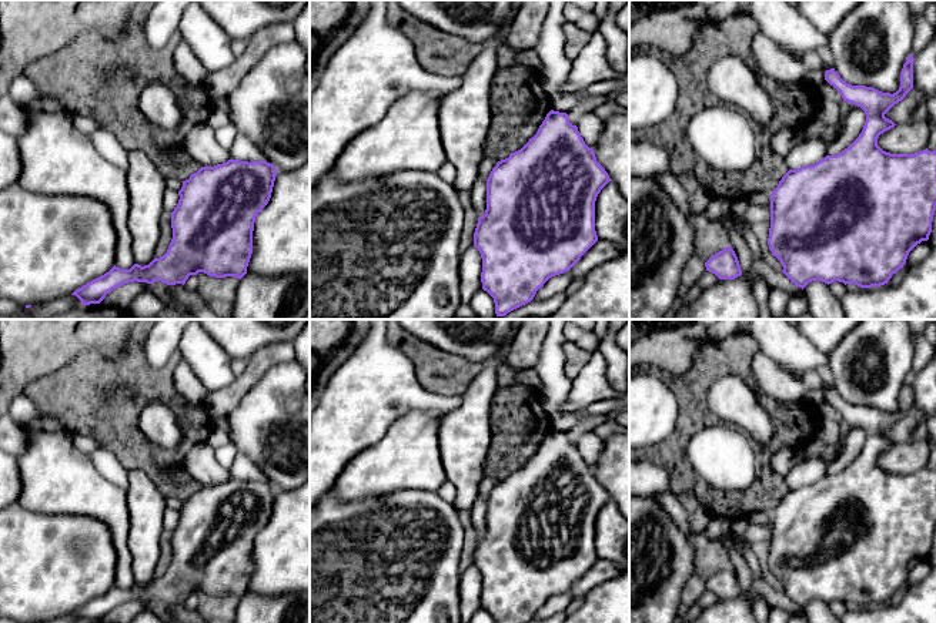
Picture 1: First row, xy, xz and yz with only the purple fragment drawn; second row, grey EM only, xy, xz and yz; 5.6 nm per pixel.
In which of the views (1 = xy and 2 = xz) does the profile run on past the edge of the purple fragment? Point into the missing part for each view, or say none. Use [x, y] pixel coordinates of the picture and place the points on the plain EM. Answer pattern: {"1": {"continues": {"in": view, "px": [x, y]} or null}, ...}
{"1": {"continues": null}, "2": {"continues": null}}

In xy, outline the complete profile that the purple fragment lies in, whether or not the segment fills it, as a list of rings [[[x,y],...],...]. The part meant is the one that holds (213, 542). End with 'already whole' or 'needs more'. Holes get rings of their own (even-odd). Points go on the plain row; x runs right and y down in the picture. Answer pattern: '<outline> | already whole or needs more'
[[[228,479],[214,486],[201,486],[197,492],[191,493],[188,499],[183,500],[183,506],[178,510],[178,523],[171,532],[173,559],[163,576],[154,577],[144,586],[134,583],[130,589],[121,589],[114,585],[108,592],[87,602],[71,614],[76,614],[81,623],[100,623],[113,609],[134,600],[147,603],[161,600],[167,604],[184,604],[190,594],[197,594],[198,592],[215,597],[235,596],[241,599],[247,593],[247,586],[253,573],[255,536],[271,518],[275,495],[275,486],[267,480],[248,482]]] | already whole

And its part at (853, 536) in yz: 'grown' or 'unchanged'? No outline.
unchanged

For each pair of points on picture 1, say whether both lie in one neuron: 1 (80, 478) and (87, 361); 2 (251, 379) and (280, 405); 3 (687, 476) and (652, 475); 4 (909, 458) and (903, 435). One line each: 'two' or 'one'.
1: two
2: two
3: two
4: two

